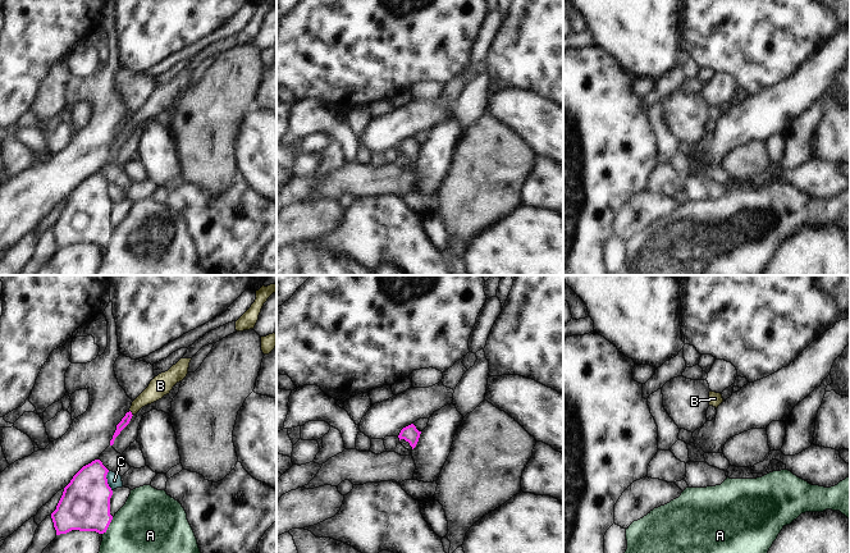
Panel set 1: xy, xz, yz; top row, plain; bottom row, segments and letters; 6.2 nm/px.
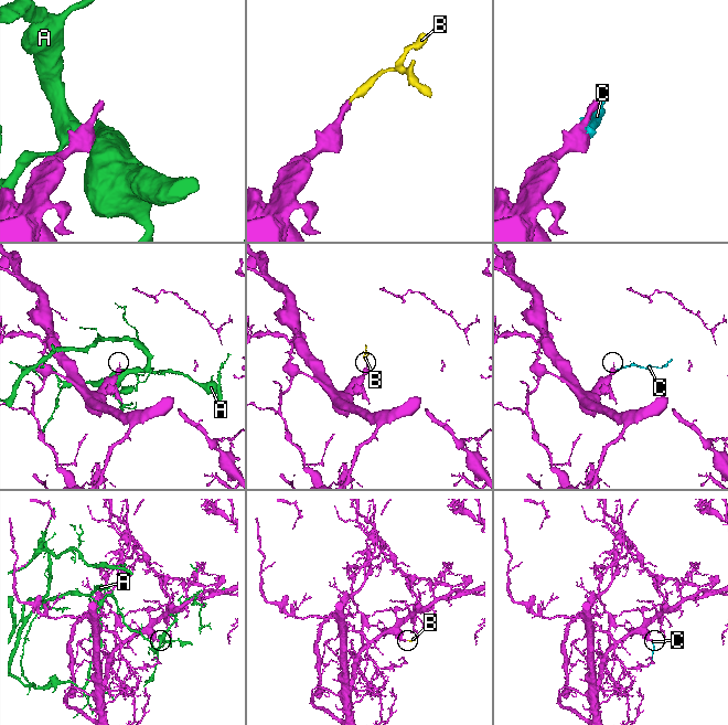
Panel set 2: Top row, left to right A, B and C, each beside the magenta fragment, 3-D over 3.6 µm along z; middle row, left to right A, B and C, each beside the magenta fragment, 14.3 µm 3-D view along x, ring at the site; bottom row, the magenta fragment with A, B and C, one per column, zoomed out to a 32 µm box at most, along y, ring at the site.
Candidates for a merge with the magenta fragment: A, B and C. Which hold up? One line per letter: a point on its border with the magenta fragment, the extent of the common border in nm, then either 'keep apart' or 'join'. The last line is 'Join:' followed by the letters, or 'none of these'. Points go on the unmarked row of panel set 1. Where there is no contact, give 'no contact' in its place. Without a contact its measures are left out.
A: xy (108, 240) | 130 nm | keep apart
B: xy (131, 126) | 40 nm | join
C: xy (106, 195) | 130 nm | keep apart
Join: B

